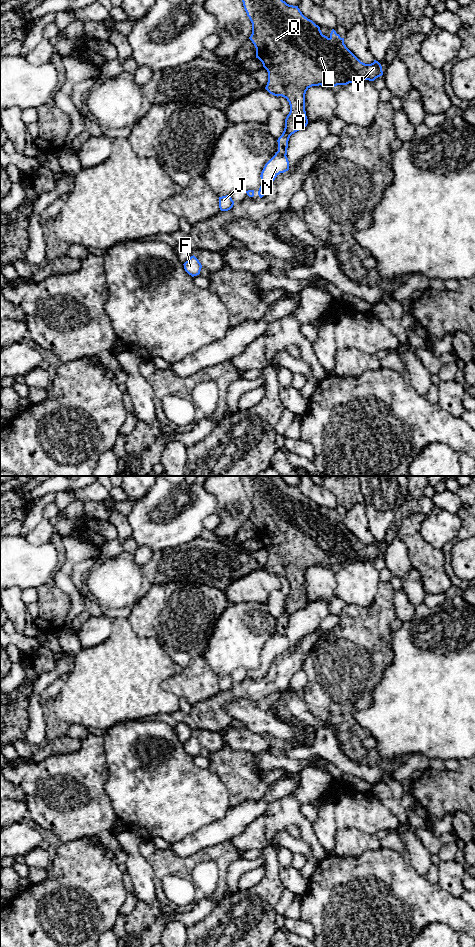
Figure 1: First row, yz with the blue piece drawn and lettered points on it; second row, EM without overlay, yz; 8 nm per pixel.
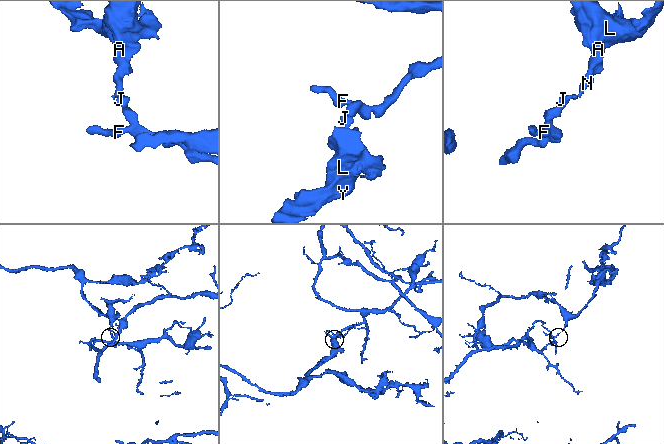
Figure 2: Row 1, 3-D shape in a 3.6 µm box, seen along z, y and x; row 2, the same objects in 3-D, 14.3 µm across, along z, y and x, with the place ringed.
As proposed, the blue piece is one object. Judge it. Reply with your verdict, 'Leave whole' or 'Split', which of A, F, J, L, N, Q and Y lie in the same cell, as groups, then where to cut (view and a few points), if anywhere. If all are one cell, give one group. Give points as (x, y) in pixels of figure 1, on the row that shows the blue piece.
Split. Groups: A L Q Y / F J N. Split along yz (277, 151), (285, 155)

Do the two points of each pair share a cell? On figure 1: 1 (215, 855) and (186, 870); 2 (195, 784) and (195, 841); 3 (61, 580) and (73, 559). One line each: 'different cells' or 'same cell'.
1: same cell
2: different cells
3: same cell

